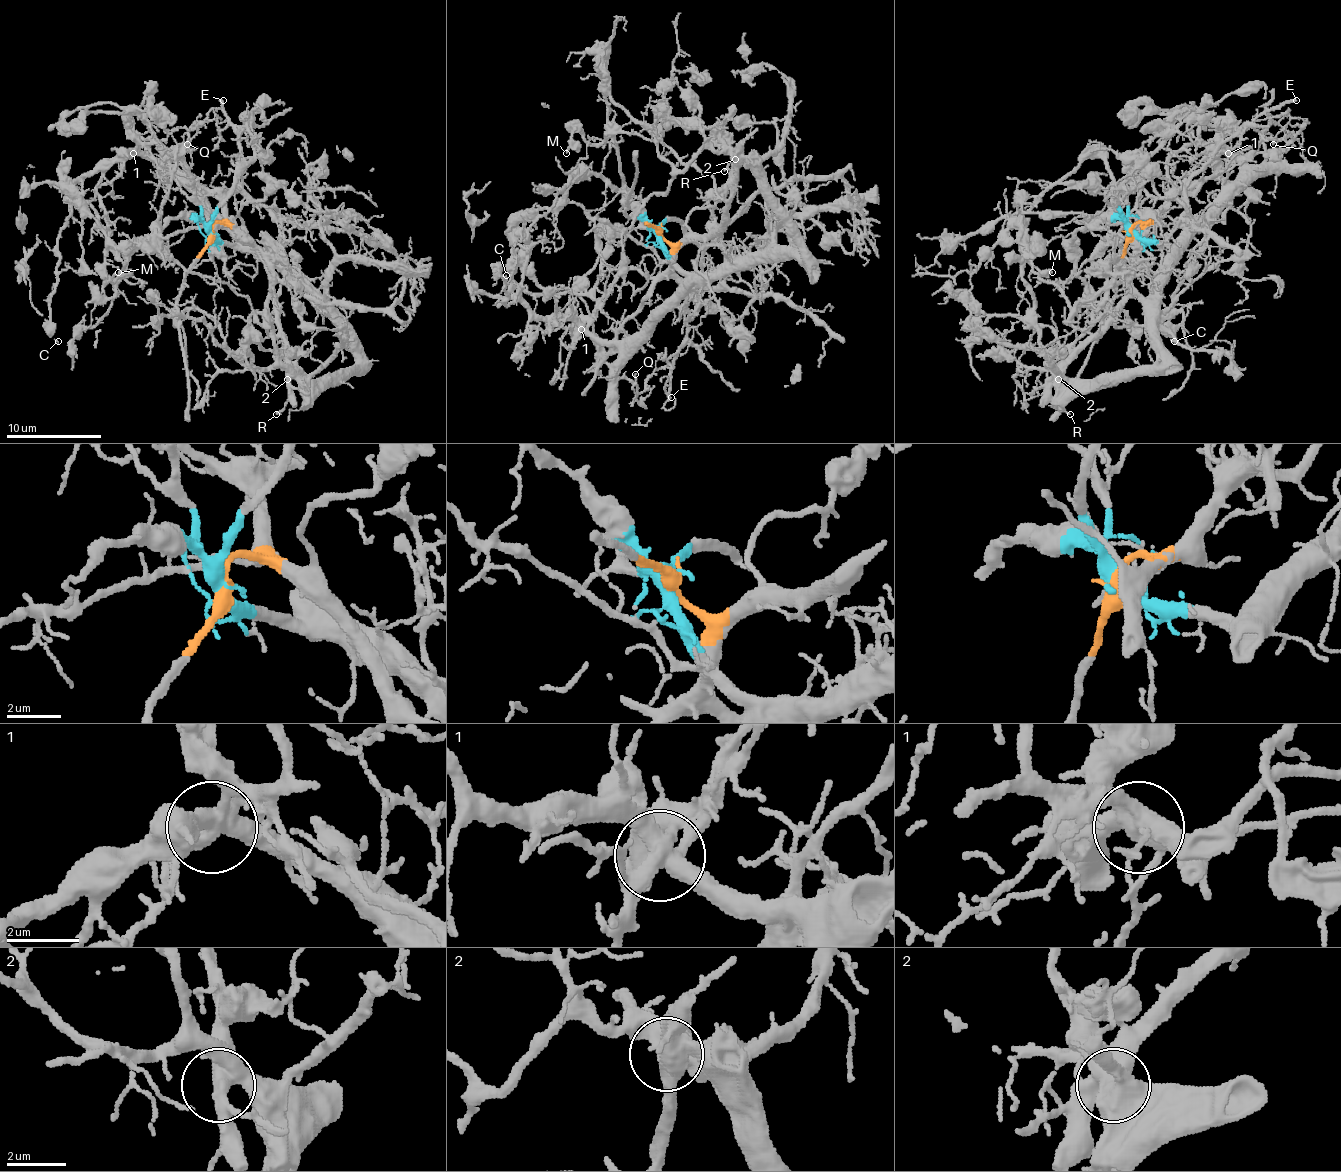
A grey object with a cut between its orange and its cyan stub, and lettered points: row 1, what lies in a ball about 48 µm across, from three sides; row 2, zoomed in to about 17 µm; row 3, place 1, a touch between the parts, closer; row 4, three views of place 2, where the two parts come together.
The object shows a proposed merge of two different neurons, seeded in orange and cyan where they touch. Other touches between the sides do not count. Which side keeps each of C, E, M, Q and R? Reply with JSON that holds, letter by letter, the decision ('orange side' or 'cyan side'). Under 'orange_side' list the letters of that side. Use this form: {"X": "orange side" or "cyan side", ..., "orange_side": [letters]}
{"C": "cyan side", "E": "orange side", "M": "orange side", "Q": "cyan side", "R": "orange side", "orange_side": ["E", "M", "R"]}

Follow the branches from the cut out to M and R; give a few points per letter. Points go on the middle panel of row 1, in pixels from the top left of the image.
M: (659, 232), (678, 244), (723, 222), (726, 201), (707, 172), (626, 132), (600, 144), (576, 127), (567, 153)
R: (659, 232), (678, 244), (702, 239), (716, 232), (735, 177), (738, 151), (723, 170)

